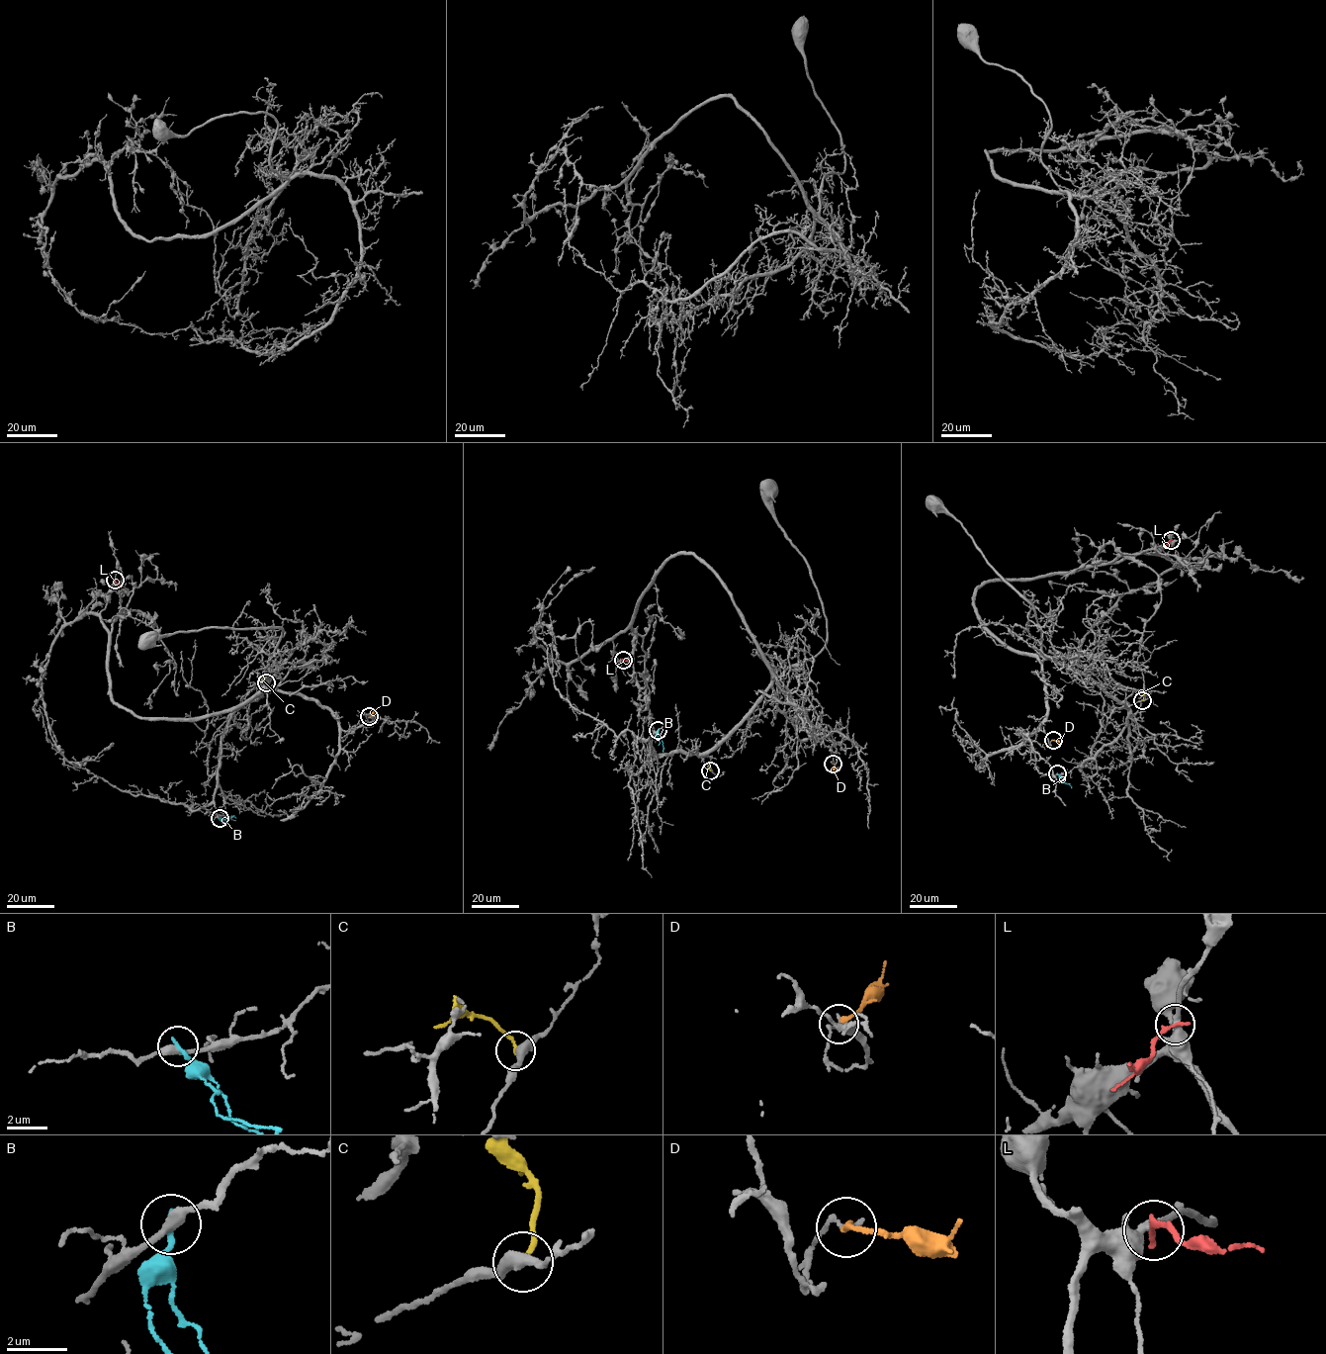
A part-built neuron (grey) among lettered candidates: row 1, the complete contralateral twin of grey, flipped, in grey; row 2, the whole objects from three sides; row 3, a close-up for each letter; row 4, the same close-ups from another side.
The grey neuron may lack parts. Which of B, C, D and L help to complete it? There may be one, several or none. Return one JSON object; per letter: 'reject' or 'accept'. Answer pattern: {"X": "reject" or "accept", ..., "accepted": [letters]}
{"B": "reject", "C": "reject", "D": "reject", "L": "reject", "accepted": []}

